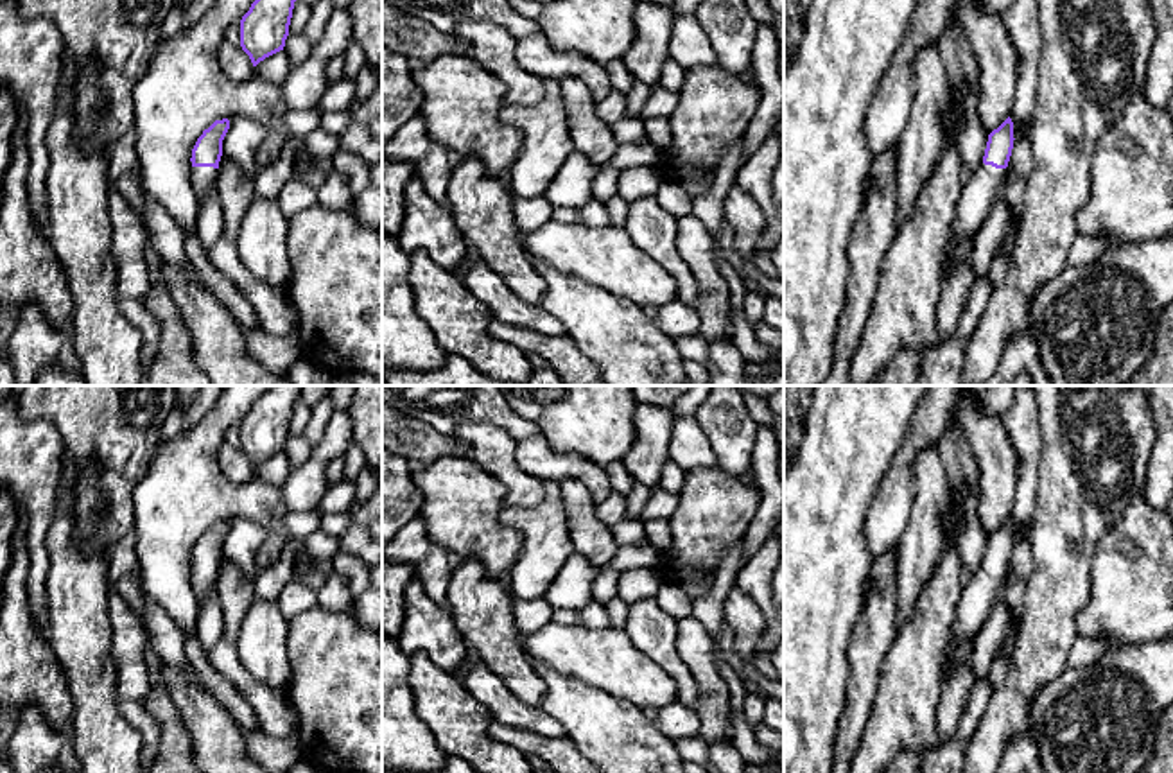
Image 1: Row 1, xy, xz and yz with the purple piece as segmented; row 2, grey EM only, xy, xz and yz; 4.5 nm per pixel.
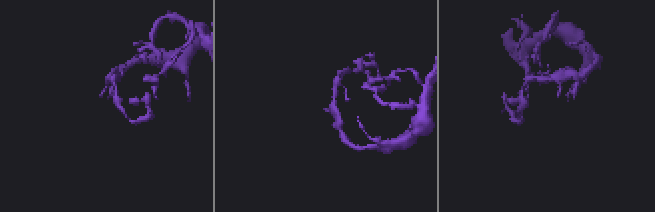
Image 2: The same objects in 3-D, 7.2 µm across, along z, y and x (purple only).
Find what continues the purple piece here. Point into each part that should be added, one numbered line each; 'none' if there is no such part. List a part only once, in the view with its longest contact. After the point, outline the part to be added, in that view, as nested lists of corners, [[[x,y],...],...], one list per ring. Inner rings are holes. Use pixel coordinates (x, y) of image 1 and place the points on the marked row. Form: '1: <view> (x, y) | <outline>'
1: xy (201, 178) | [[[192,167],[190,169],[190,183],[199,203],[204,201],[215,179],[217,179],[217,169],[213,167]]]

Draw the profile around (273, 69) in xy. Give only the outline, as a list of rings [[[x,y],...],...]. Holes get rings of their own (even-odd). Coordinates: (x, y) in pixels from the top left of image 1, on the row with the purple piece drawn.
[[[280,50],[276,54],[265,57],[264,61],[260,61],[255,66],[255,75],[264,79],[265,83],[282,86],[289,70],[291,70],[289,57],[287,57],[285,50]]]

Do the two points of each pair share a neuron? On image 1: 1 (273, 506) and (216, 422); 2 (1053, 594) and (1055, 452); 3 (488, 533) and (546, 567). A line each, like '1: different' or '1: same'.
1: same
2: same
3: different

